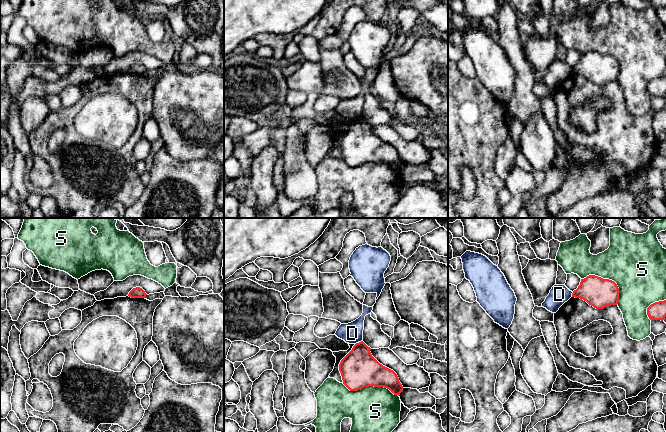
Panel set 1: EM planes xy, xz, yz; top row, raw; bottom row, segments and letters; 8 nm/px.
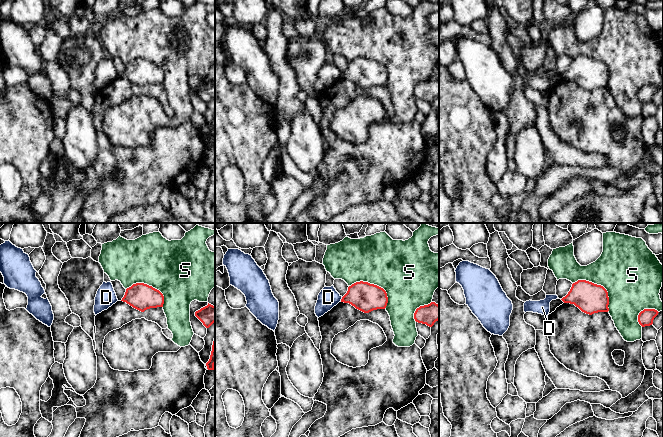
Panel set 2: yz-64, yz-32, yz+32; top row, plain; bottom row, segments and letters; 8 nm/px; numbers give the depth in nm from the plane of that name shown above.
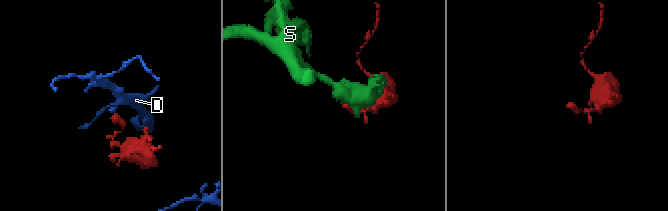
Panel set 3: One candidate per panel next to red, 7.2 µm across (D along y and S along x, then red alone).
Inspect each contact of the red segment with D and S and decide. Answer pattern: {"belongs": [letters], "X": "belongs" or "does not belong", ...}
{"belongs": [], "D": "does not belong", "S": "does not belong"}

